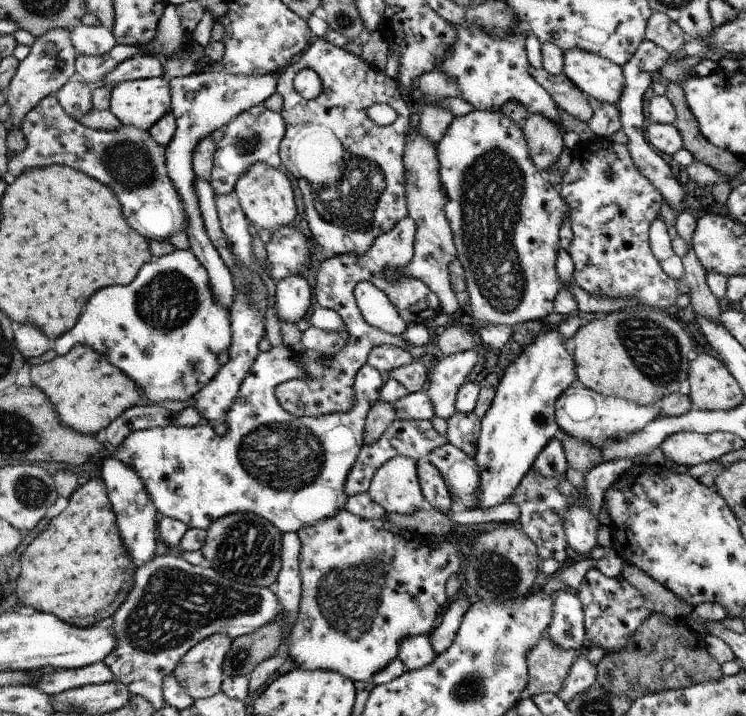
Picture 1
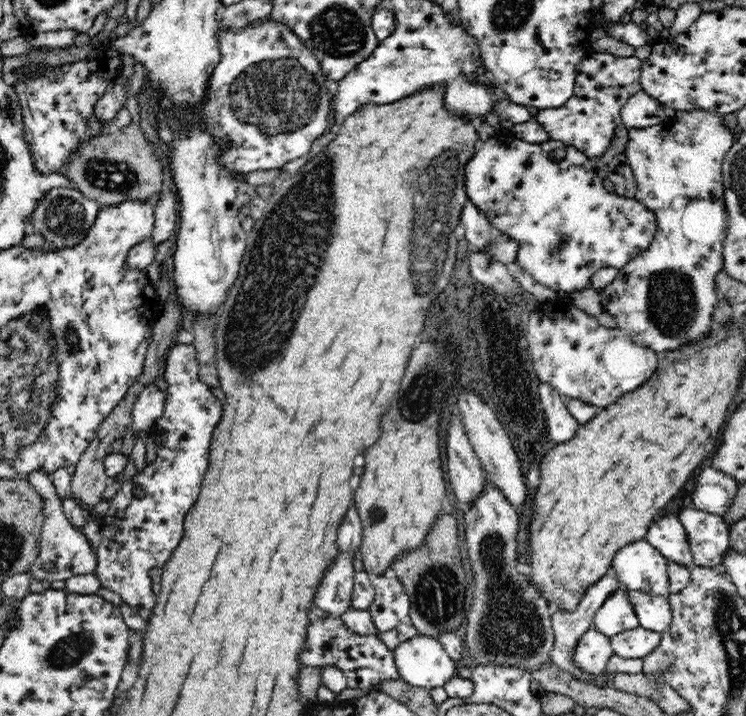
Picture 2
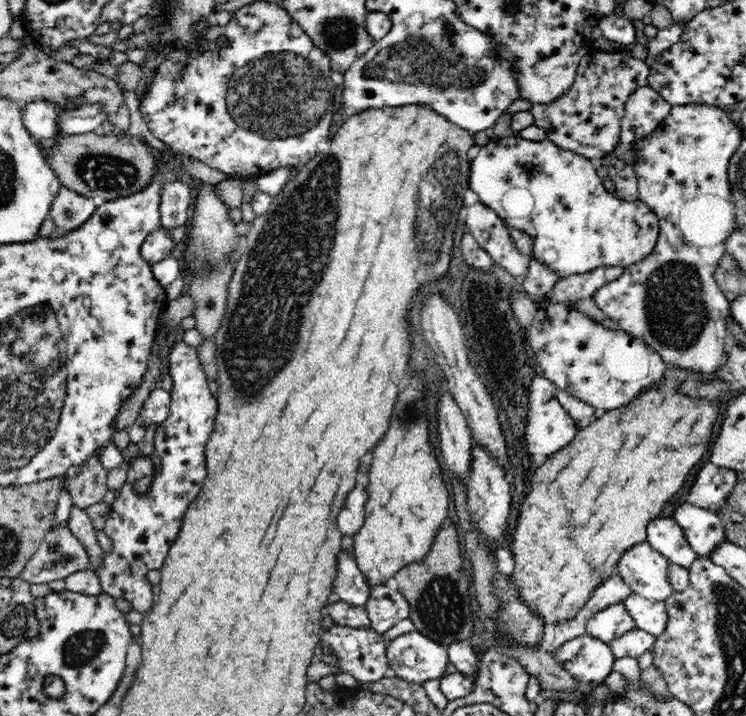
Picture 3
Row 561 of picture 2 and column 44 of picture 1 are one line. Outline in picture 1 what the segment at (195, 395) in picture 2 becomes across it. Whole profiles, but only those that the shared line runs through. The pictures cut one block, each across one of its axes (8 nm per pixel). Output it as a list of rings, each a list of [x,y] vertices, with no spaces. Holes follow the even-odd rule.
[[[54,94],[45,96],[27,112],[21,131],[27,146],[24,152],[15,152],[8,158],[10,179],[30,168],[44,168],[52,164],[72,166],[112,188],[123,206],[128,224],[148,240],[168,240],[172,234],[188,228],[188,214],[171,176],[168,176],[166,147],[160,146],[149,131],[128,125],[110,132],[88,128],[75,117],[68,116]]]

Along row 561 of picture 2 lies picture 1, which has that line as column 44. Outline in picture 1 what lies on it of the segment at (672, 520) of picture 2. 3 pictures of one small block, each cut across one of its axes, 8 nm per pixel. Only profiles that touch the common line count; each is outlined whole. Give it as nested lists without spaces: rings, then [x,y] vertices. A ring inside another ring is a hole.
[[[98,661],[82,668],[46,670],[42,674],[38,672],[36,680],[32,684],[49,696],[86,684],[106,684],[106,682],[115,680],[114,673],[107,664],[104,664],[104,661]]]

